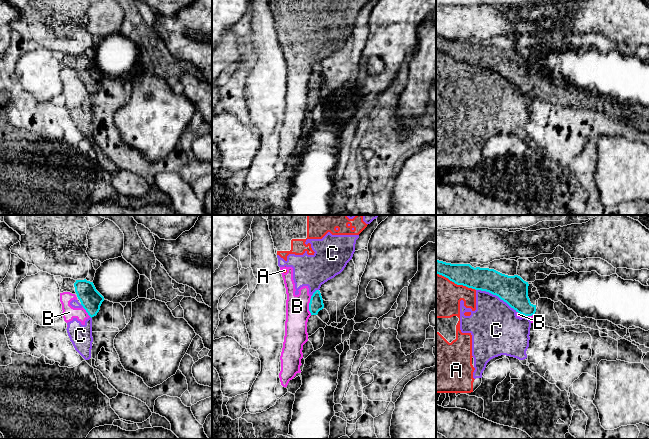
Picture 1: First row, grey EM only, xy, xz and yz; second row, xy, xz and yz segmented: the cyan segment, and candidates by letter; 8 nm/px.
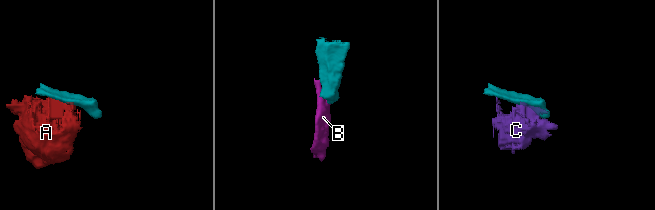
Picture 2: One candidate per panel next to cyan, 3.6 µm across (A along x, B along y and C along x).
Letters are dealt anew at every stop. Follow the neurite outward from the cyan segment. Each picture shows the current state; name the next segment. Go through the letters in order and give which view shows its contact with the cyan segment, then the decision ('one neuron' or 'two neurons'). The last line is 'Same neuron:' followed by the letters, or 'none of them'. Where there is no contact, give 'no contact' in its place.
A: contact in yz; two neurons
B: contact in xz; two neurons
C: contact in yz; two neurons
Same neuron: none of them

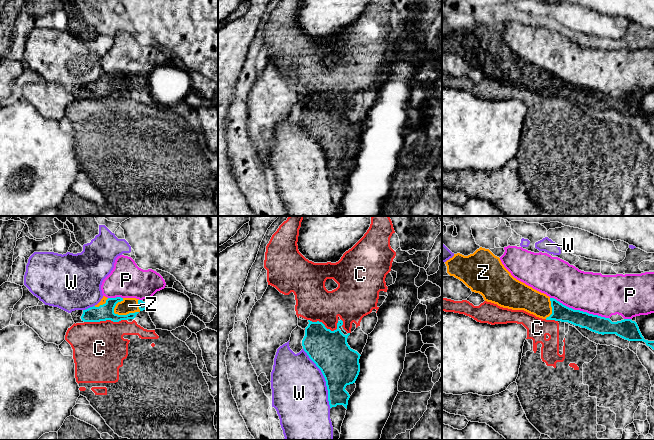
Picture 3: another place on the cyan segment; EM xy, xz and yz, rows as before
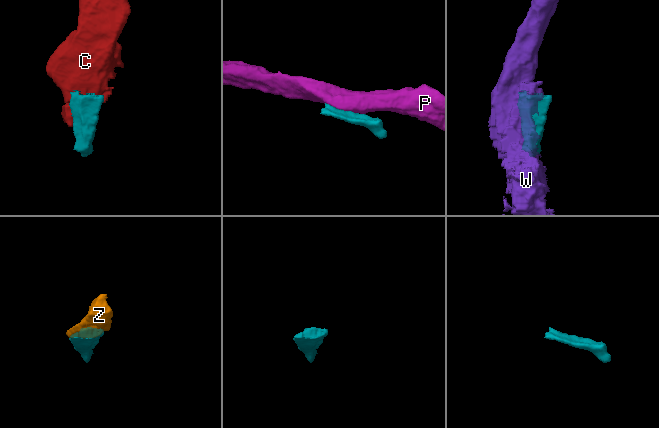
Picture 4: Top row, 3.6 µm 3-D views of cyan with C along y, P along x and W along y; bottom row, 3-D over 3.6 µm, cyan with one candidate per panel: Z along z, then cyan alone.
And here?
C: contact in xy; two neurons
P: contact in yz; two neurons
W: contact in xz; two neurons
Z: contact in xy; one neuron
Same neuron: Z

